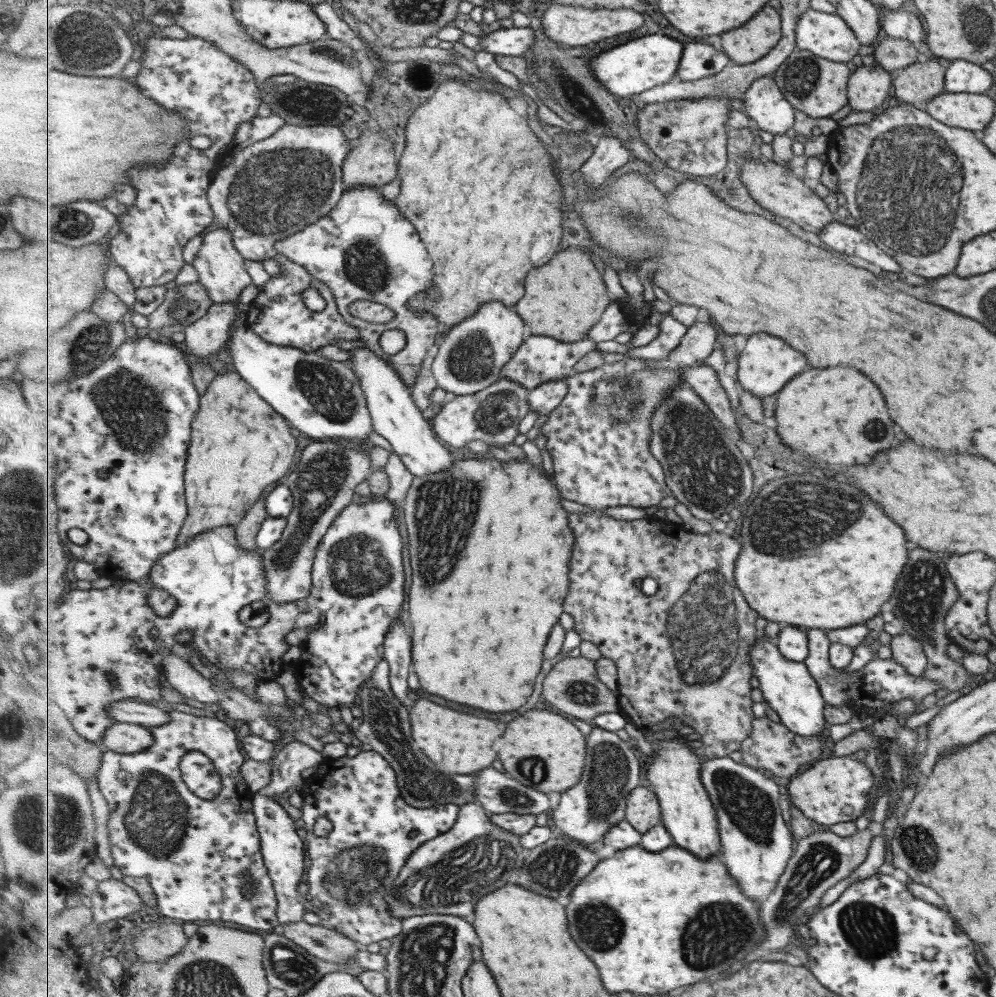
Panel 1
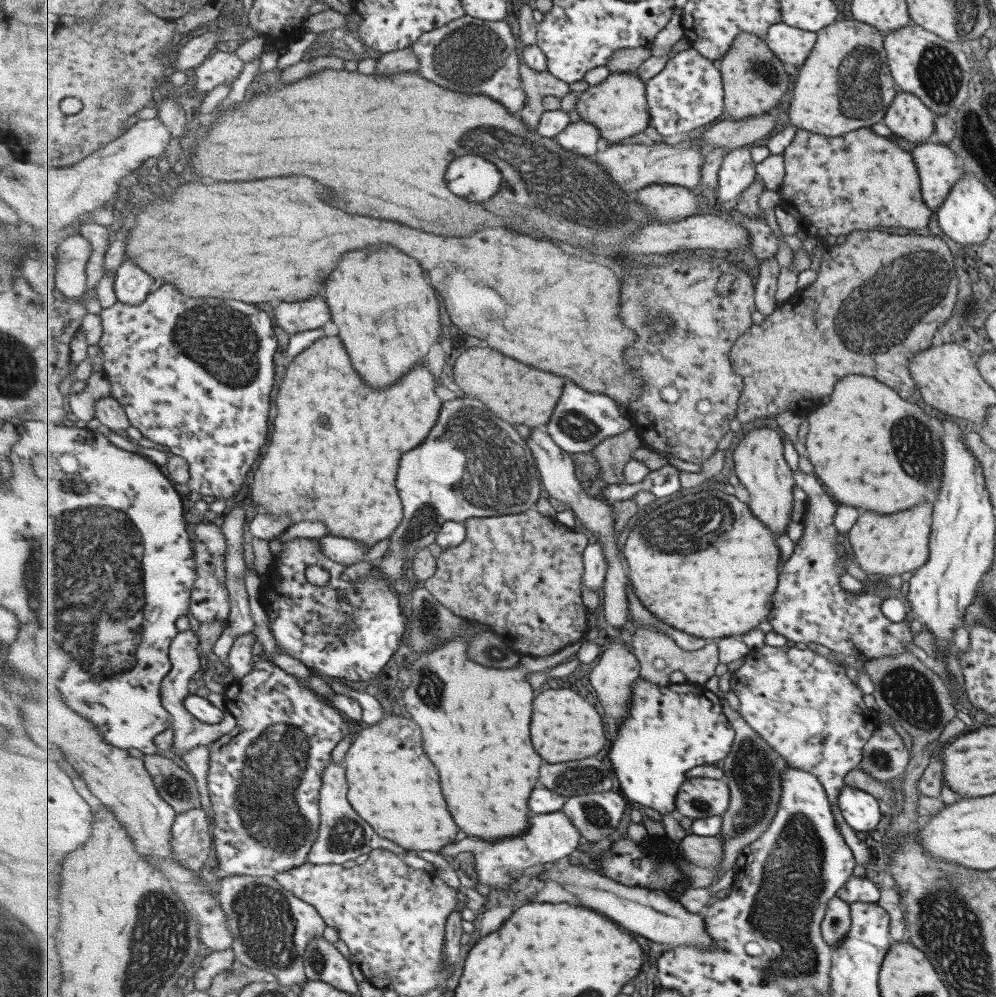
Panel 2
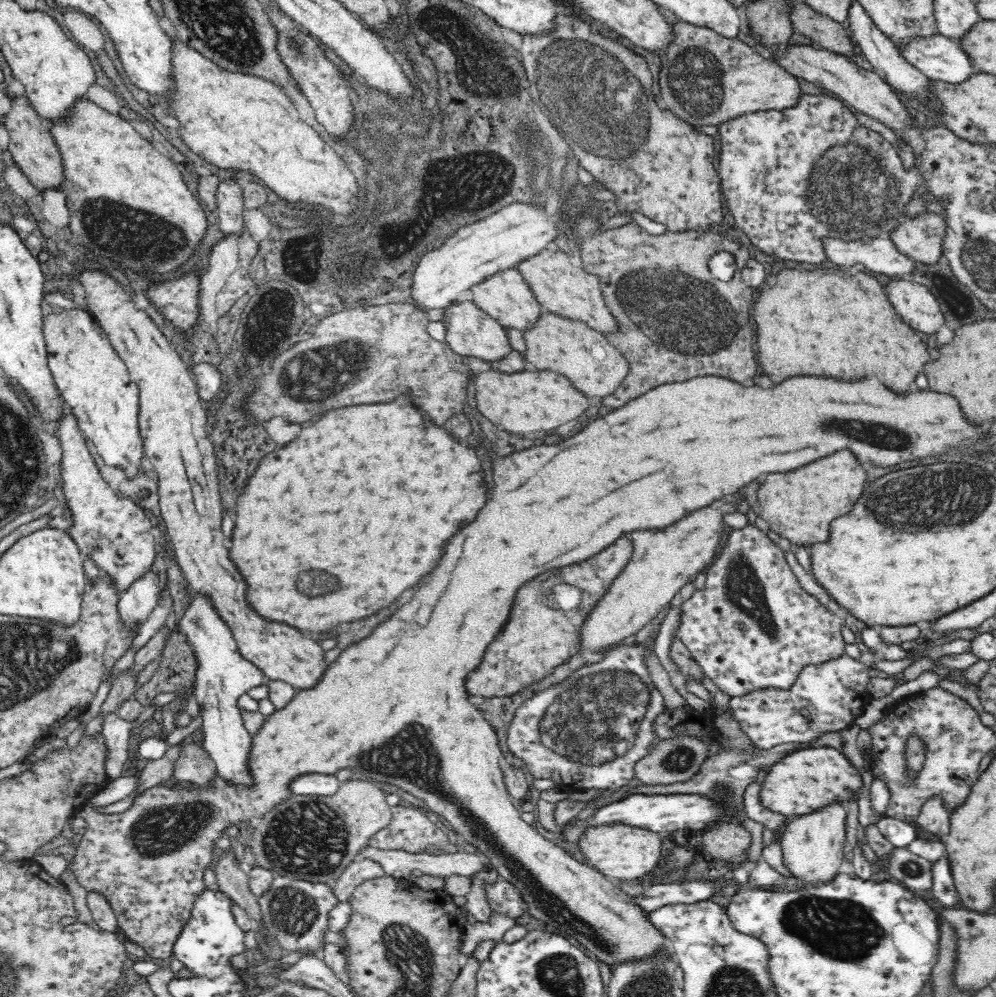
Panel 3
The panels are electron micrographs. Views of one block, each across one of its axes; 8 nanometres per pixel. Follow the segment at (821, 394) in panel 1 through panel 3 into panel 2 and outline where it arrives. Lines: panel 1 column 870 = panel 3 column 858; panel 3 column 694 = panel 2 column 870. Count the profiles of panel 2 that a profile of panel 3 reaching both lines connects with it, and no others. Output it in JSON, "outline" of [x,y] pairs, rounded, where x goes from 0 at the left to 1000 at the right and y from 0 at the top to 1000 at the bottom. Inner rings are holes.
{"outline":[[[850,376],[840,389],[836,389],[832,403],[810,415],[808,420],[812,425],[807,443],[808,458],[816,465],[815,475],[832,489],[832,497],[840,497],[842,506],[881,516],[895,516],[941,497],[947,469],[946,422],[943,418],[929,415],[915,400],[911,403],[905,401],[898,391],[873,377]],[[887,433],[899,443],[887,443]]]}

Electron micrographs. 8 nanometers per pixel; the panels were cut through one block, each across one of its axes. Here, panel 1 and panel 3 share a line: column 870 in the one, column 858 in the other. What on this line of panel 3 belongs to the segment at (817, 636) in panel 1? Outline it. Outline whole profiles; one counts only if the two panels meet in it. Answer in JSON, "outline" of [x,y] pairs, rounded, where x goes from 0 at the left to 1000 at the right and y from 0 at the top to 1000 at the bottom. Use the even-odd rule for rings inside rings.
{"outline":[[[847,655],[829,662],[825,666],[814,666],[807,669],[799,684],[789,693],[761,691],[752,697],[734,700],[732,710],[736,719],[742,724],[745,735],[749,736],[757,750],[773,752],[775,749],[789,745],[813,745],[814,748],[815,743],[823,741],[833,734],[843,734],[854,728],[867,714],[868,704],[872,700],[870,686],[874,680],[872,676],[867,674],[861,661]]]}

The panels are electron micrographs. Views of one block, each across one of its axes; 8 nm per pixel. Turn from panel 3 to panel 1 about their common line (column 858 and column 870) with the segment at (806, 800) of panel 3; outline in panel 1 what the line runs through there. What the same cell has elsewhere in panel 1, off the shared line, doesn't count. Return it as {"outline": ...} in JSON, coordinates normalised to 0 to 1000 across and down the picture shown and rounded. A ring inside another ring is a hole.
{"outline":[[[848,757],[819,763],[787,786],[791,792],[792,806],[795,804],[819,829],[831,830],[842,824],[857,823],[866,815],[877,781],[864,763]]]}

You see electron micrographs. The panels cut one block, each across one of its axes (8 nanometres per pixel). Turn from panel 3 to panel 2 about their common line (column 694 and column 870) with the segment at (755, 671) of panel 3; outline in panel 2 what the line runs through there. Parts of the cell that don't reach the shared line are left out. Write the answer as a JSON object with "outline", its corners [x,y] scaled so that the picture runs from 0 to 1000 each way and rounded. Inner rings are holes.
{"outline":[[[797,473],[799,487],[808,493],[808,535],[799,544],[794,560],[784,574],[784,590],[776,600],[775,630],[800,647],[818,644],[835,654],[854,658],[858,662],[895,659],[910,654],[908,646],[916,644],[916,624],[895,624],[885,614],[886,602],[872,594],[850,594],[842,586],[842,577],[848,573],[850,548],[834,522],[840,508],[826,493],[816,475]]]}

